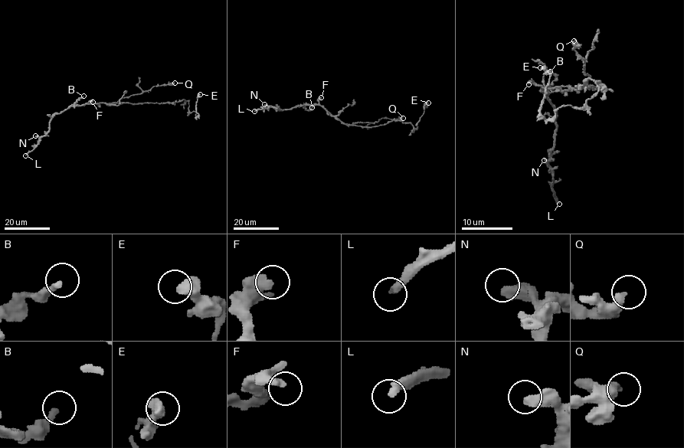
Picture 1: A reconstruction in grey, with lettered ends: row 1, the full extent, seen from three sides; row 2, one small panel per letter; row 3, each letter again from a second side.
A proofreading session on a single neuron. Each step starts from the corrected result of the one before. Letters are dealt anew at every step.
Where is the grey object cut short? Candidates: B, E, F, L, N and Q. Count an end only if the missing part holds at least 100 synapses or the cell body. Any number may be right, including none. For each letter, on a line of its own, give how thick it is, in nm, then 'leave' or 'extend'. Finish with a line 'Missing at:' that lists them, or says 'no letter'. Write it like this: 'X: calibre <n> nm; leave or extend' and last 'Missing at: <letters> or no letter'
B: calibre 260 nm; leave
E: calibre 480 nm; leave
F: calibre 420 nm; leave
L: calibre 360 nm; extend
N: calibre 500 nm; leave
Q: calibre 360 nm; leave
Missing at: L

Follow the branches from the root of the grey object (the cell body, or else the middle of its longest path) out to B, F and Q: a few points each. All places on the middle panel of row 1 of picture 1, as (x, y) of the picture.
B: (352, 125), (345, 125), (319, 105), (304, 106), (307, 109), (312, 107)
F: (352, 125), (345, 125), (332, 116), (319, 104), (321, 97)
Q: (352, 125), (345, 124), (403, 118)

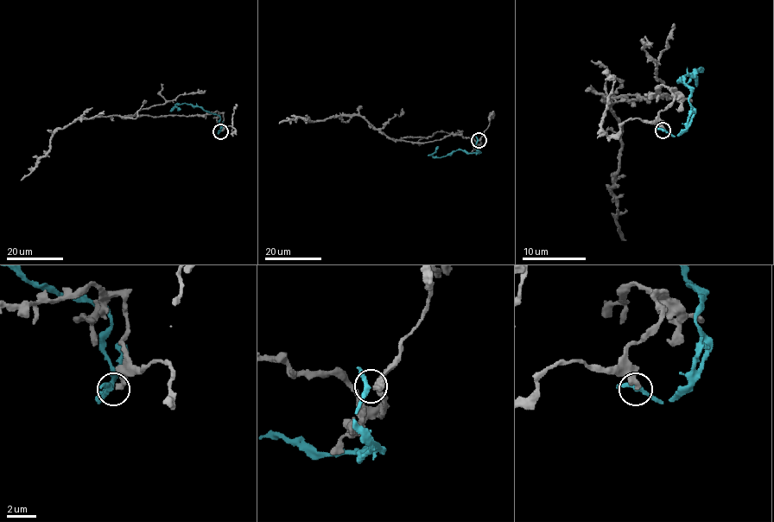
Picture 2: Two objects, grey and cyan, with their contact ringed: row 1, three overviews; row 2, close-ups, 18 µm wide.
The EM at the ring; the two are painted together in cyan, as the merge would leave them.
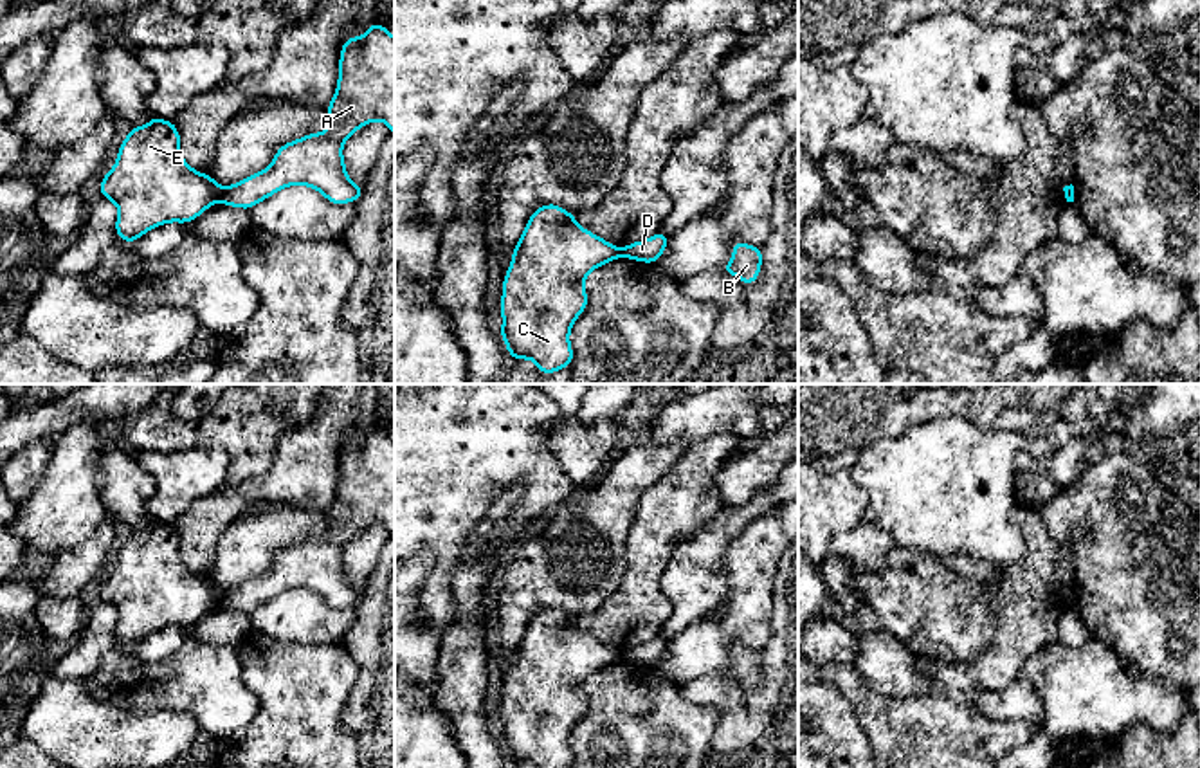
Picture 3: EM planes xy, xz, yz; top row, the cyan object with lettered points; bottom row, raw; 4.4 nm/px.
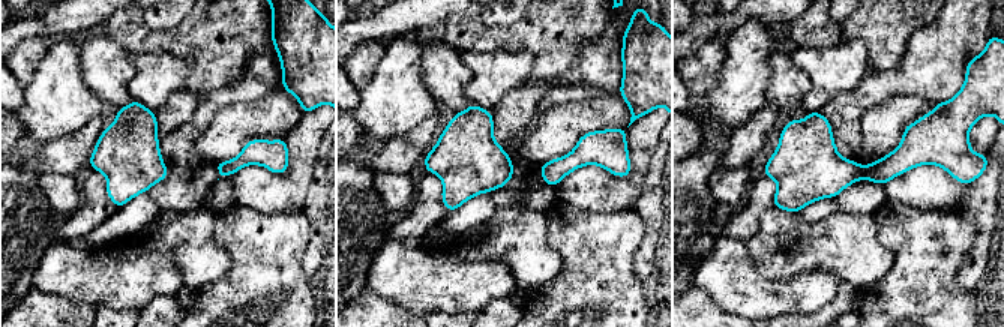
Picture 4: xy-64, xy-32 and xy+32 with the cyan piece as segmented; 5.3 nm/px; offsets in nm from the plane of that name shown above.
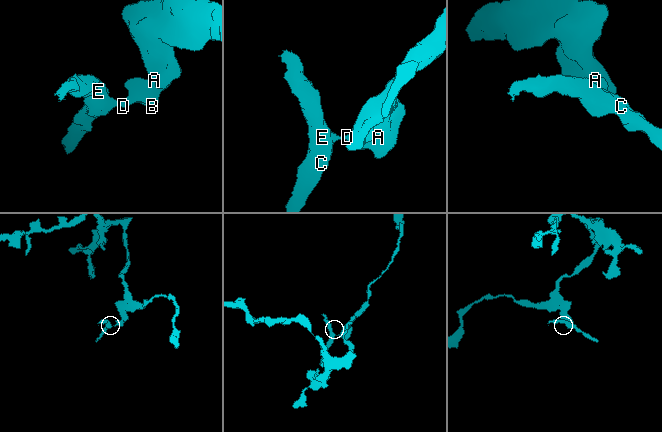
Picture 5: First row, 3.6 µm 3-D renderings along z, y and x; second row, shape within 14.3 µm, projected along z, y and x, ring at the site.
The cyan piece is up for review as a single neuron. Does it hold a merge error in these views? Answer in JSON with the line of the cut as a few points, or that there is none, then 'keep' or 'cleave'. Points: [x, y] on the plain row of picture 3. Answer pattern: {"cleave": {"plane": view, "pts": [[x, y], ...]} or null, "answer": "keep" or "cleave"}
{"cleave": {"plane": "xy", "pts": [[218, 592], [220, 601]]}, "answer": "cleave"}

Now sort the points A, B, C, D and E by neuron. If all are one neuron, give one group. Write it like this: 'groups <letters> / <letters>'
groups A B D / C E

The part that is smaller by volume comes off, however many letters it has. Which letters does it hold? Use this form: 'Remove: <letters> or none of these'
Remove: C, E

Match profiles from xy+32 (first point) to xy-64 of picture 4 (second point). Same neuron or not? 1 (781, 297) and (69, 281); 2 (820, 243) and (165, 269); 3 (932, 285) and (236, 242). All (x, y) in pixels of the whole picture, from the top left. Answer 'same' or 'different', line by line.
1: same
2: different
3: same

